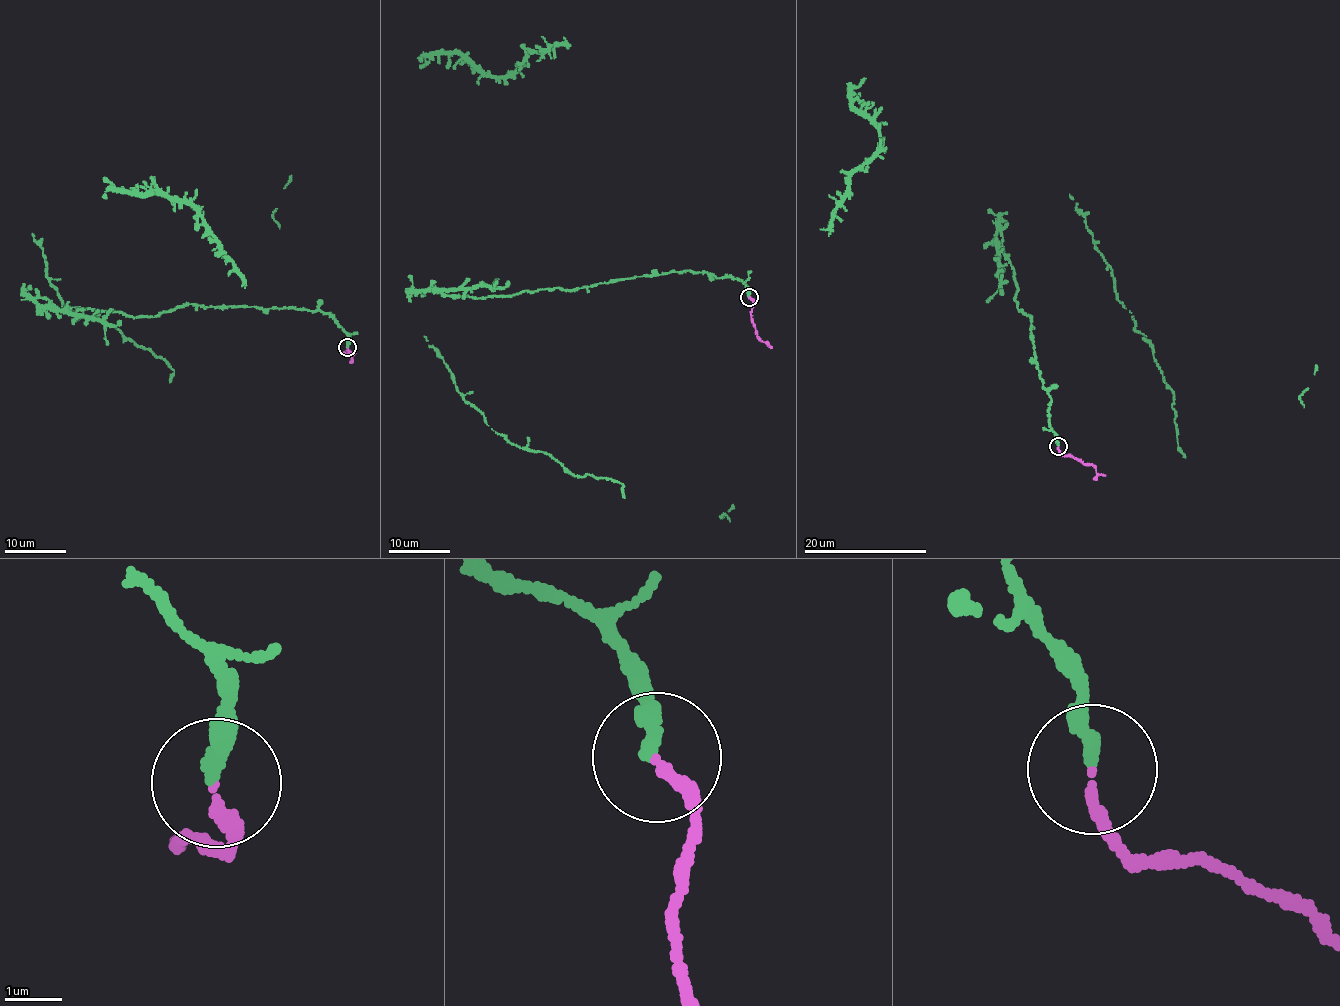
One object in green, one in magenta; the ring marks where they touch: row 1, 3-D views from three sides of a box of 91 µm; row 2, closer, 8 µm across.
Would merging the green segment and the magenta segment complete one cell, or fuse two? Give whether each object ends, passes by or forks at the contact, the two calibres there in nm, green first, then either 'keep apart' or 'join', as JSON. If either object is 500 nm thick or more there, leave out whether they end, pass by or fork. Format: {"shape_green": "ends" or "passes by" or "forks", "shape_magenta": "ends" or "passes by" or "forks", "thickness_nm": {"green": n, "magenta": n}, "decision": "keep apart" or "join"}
{"shape_green": "ends", "shape_magenta": "ends", "thickness_nm": {"green": 220, "magenta": 150}, "decision": "join"}

